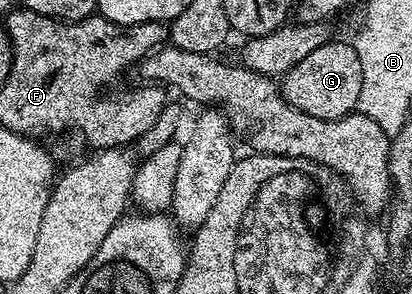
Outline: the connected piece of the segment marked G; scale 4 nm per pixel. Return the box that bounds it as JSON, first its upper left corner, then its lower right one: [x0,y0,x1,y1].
[281,41,361,119]

